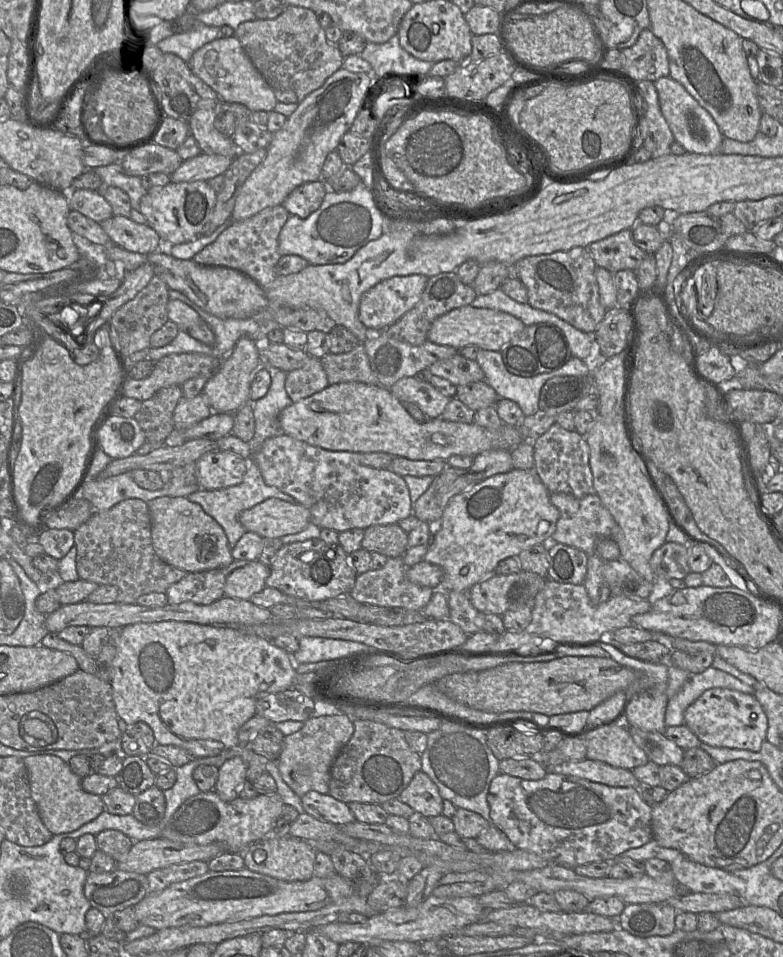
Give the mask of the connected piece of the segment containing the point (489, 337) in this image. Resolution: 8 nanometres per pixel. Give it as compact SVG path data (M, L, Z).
M465 305L438 317L431 324L427 340L435 344L454 347L457 350L474 345L484 350L501 351L503 346L525 327L526 325L520 319L509 313Z

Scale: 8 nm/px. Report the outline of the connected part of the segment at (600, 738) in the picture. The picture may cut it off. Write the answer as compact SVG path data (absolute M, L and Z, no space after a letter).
M623 719L597 727L580 737L586 744L586 759L629 770L649 761L647 754L635 744Z

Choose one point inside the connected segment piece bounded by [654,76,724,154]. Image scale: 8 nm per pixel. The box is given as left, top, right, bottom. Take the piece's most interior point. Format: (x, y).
(693, 127)

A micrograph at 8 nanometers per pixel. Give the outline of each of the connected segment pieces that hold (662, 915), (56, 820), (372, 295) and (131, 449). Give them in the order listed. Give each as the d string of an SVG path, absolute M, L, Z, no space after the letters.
M668 903L626 904L616 921L619 928L638 937L668 936L676 930L676 915Z
M40 754L23 758L23 761L28 773L32 799L43 824L53 835L77 830L105 810L102 797L84 791L81 786L83 778L75 774L61 758Z
M394 276L366 291L359 304L359 319L370 331L384 331L421 299L429 277Z
M110 416L98 434L98 448L111 459L134 455L145 442L145 434L134 418Z

